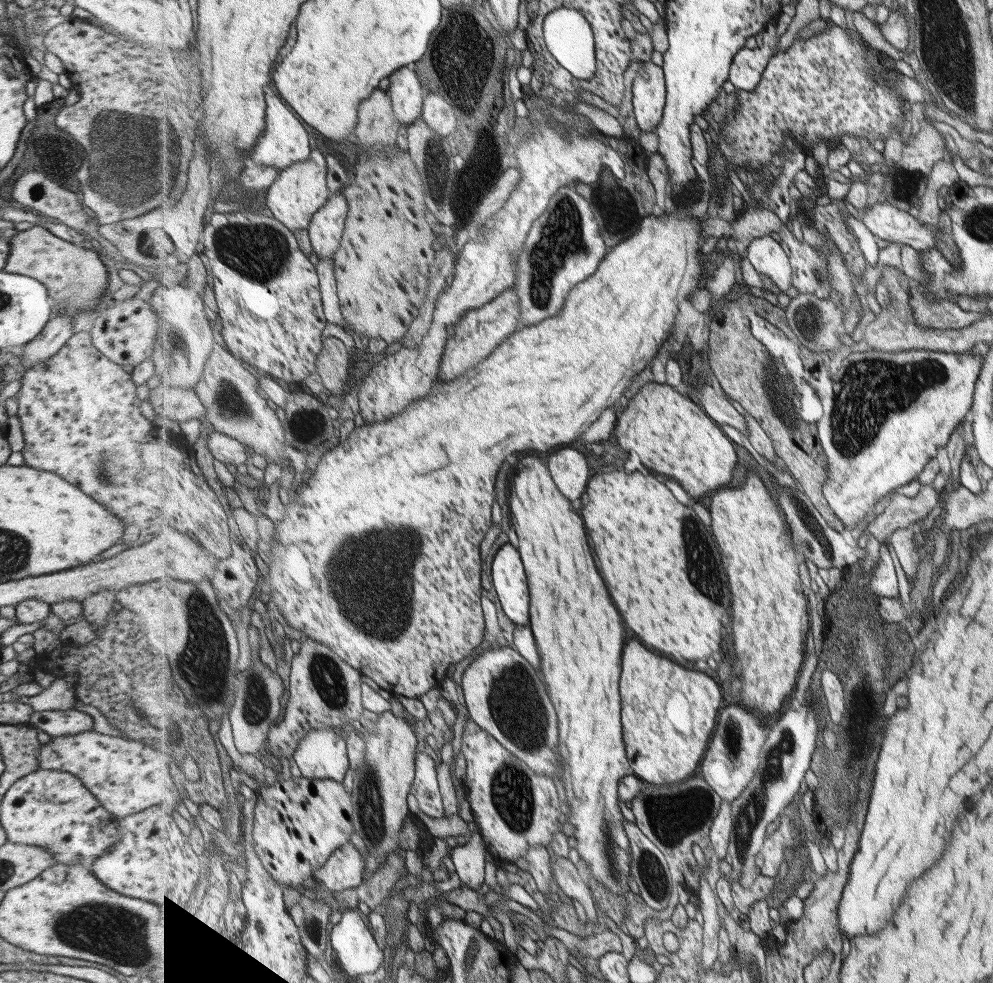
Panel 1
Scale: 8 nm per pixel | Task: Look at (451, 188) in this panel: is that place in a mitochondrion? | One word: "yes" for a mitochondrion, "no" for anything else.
yes

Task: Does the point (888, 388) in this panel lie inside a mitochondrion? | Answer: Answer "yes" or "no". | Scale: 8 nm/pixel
yes

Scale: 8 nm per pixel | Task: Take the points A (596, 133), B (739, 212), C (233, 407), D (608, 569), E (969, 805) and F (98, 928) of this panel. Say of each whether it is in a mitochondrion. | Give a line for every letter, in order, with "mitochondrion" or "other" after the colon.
A: other
B: other
C: mitochondrion
D: other
E: other
F: mitochondrion

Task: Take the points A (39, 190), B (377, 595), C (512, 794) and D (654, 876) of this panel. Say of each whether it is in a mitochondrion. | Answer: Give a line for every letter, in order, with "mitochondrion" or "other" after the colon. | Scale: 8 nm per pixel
A: mitochondrion
B: mitochondrion
C: mitochondrion
D: mitochondrion

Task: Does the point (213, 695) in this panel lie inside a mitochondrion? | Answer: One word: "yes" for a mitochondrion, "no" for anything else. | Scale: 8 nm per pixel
yes

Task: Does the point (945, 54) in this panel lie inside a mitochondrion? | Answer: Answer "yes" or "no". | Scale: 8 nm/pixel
yes

